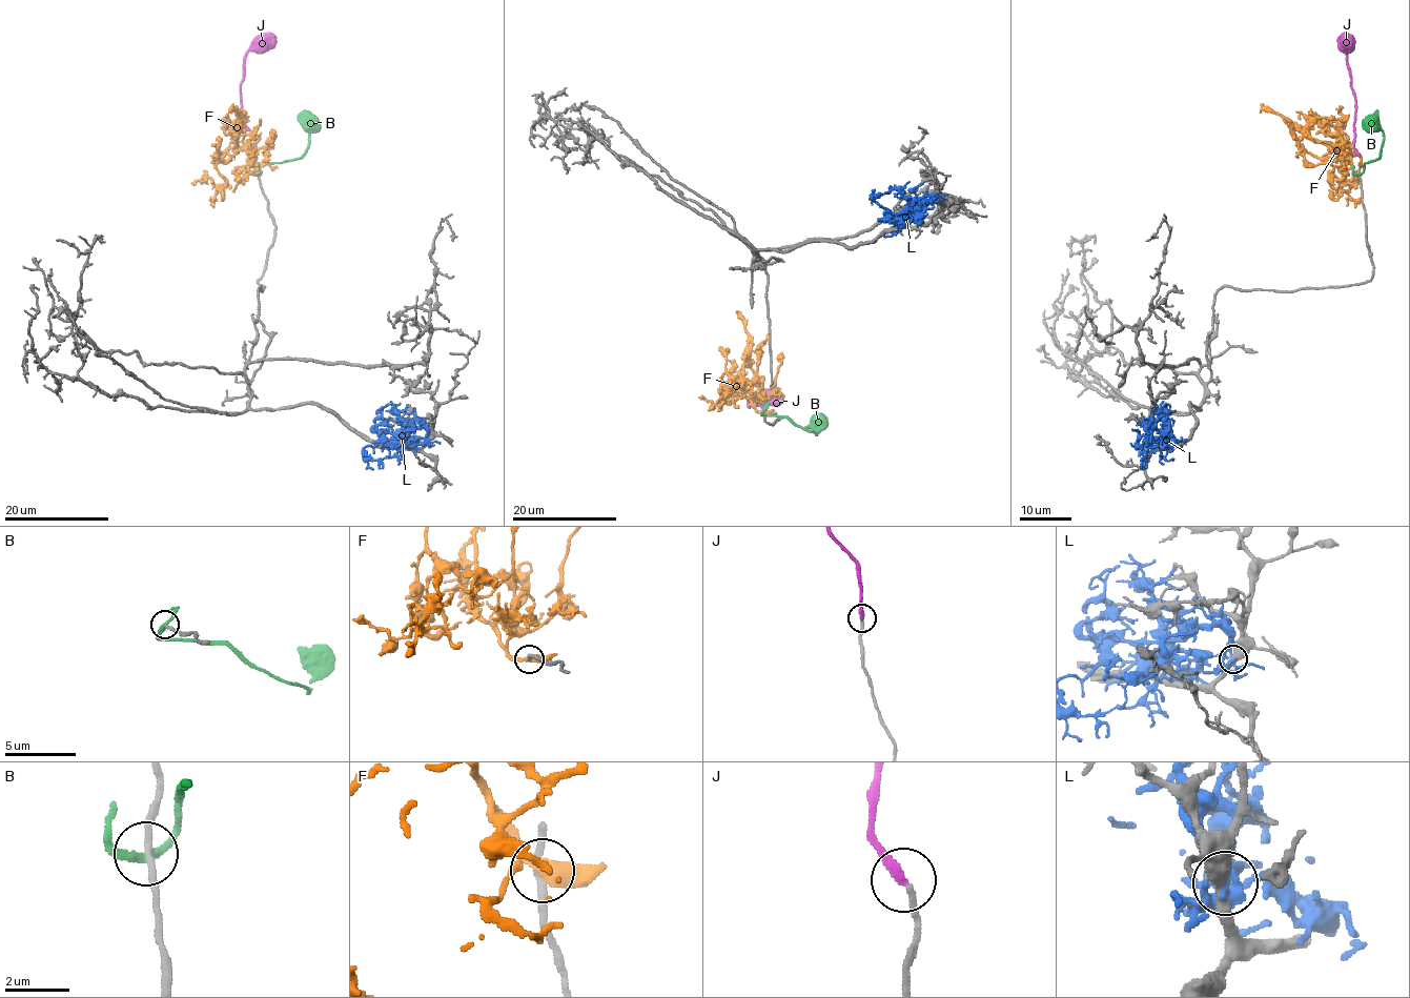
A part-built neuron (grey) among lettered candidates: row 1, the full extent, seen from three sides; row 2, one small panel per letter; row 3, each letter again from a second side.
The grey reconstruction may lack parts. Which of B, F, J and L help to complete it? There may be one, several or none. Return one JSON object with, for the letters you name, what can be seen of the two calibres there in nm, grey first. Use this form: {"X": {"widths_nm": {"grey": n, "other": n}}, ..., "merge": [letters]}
{"J": {"widths_nm": {"grey": 180, "other": 320}}, "merge": ["J"]}

